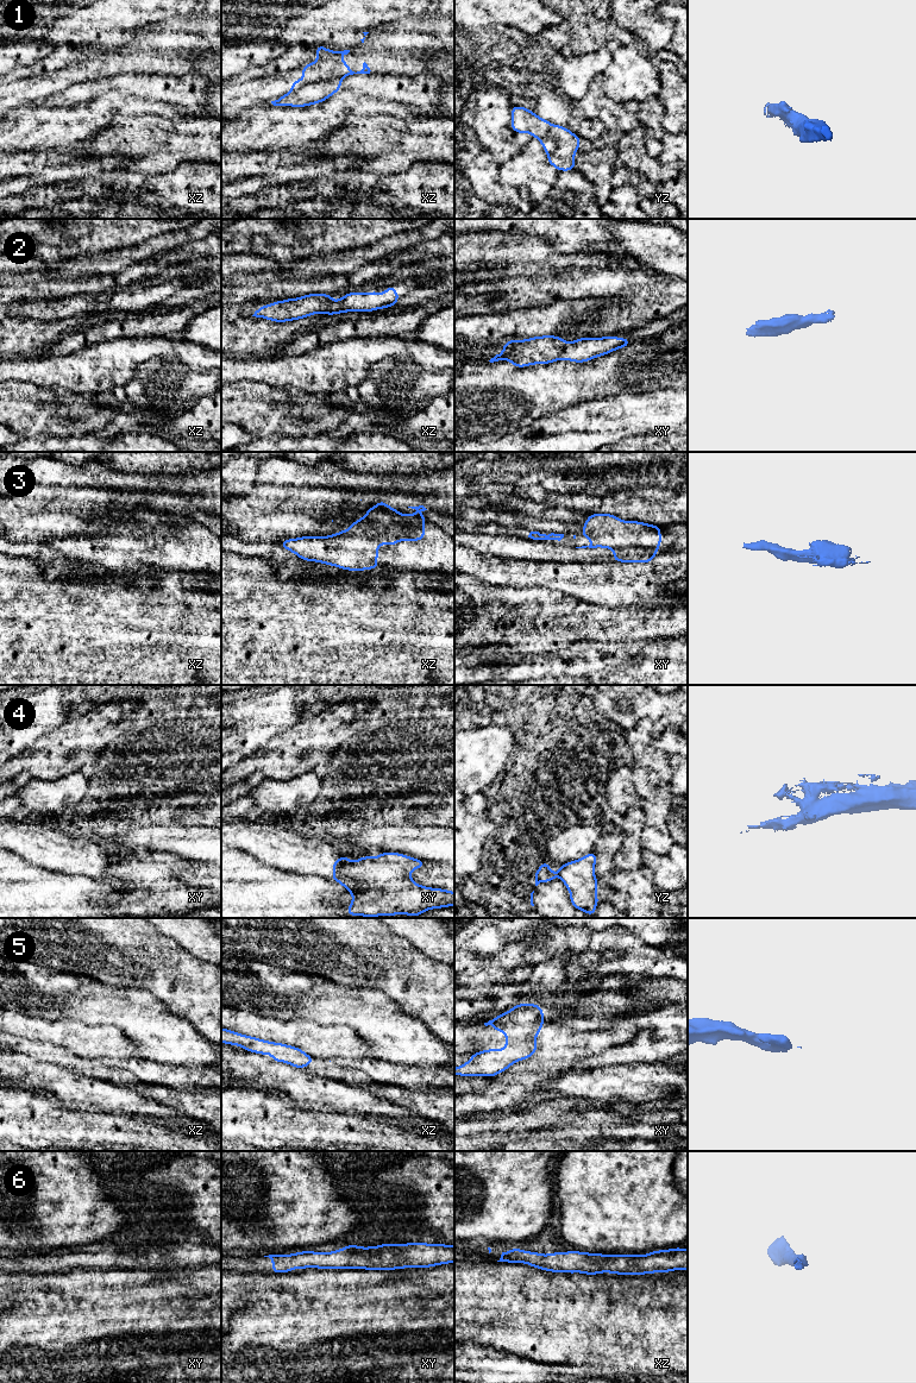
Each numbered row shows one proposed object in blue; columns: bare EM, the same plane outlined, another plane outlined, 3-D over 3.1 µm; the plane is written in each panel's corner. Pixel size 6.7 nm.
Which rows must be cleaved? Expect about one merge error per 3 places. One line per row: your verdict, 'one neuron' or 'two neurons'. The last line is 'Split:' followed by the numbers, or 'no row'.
1: two neurons
2: one neuron
3: two neurons
4: one neuron
5: one neuron
6: one neuron
Split: 1, 3

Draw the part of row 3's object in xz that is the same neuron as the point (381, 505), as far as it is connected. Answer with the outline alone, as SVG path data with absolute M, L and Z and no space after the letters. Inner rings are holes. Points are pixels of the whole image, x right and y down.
M379 501L377 502L376 505L371 507L370 509L366 510L366 515L369 515L372 510L387 510L387 511L393 511L393 513L396 513L399 515L401 515L403 518L407 518L407 517L412 517L413 520L415 521L419 521L421 520L422 522L428 522L428 518L427 517L422 517L420 515L421 511L425 511L427 510L424 505L419 505L419 507L408 507L408 508L412 508L412 509L415 509L418 510L419 513L418 514L414 514L414 515L407 515L407 514L400 514L397 513L395 509L399 508L399 507L389 507L384 501Z

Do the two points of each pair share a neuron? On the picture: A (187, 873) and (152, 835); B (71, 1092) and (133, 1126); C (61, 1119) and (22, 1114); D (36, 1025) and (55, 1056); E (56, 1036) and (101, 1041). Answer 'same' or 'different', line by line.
A: different
B: different
C: same
D: different
E: same

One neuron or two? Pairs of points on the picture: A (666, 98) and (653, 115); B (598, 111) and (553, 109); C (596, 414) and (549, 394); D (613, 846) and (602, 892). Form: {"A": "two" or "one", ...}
{"A": "two", "B": "two", "C": "two", "D": "one"}

